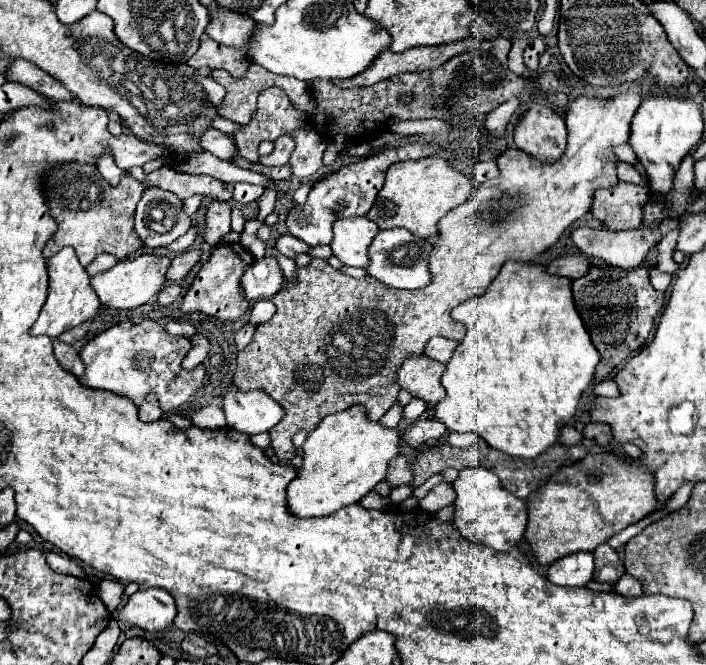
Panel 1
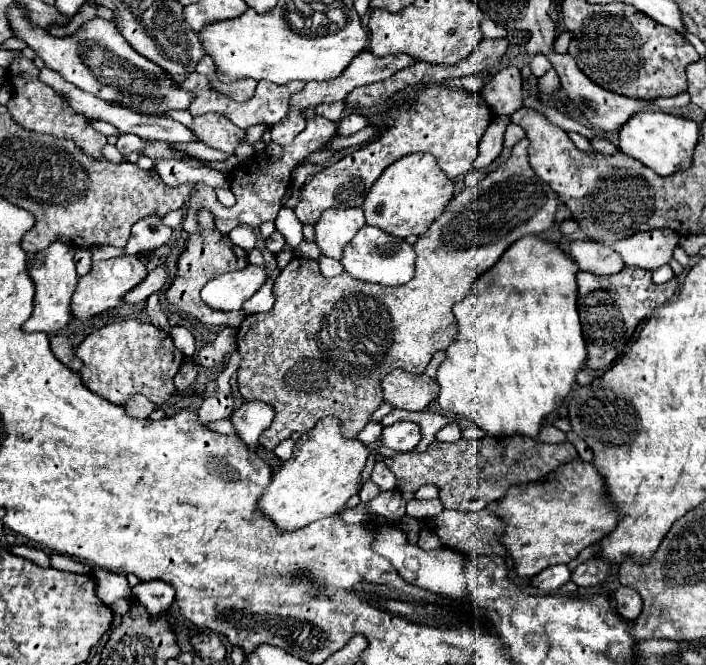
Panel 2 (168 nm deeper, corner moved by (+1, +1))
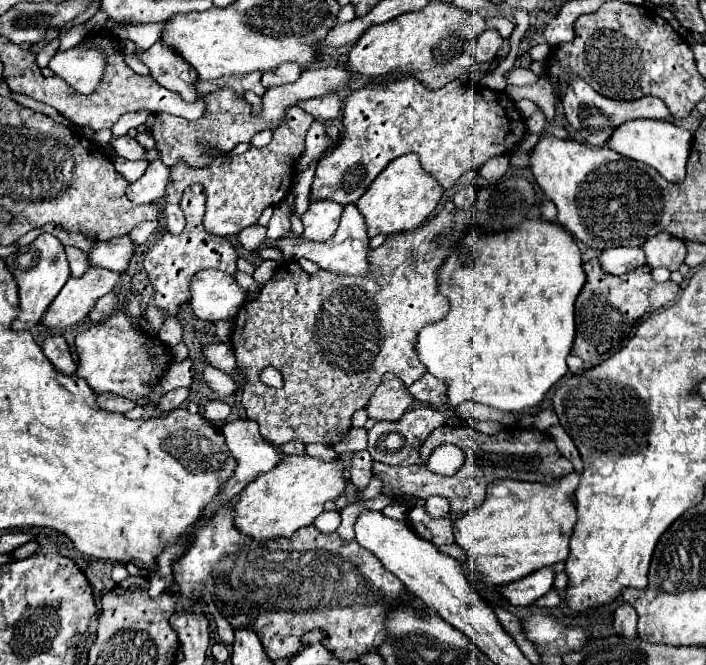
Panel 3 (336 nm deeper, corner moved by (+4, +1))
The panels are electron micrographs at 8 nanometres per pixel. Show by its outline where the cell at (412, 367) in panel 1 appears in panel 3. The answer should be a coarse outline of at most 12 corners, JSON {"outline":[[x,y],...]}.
{"outline":[[383,375],[367,411],[377,421],[397,421],[415,403],[405,383]]}

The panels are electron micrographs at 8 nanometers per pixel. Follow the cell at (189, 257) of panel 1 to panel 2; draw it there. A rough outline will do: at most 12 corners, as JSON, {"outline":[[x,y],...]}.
{"outline":[[156,267],[122,303],[142,303],[166,283],[168,271]]}

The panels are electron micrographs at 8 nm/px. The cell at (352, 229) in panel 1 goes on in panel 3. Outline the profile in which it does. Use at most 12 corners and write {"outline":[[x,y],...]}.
{"outline":[[311,203],[303,237],[329,241],[339,229],[343,205]]}

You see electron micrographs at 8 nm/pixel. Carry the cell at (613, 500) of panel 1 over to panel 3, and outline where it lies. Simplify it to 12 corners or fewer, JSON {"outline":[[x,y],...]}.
{"outline":[[573,471],[491,483],[455,521],[487,585],[565,561]]}

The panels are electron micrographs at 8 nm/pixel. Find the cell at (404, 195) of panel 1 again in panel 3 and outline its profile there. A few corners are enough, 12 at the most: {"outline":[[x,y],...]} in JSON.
{"outline":[[407,153],[355,203],[369,237],[423,225],[443,187]]}

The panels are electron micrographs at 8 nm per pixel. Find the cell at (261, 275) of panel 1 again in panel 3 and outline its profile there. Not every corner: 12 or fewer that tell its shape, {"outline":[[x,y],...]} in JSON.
{"outline":[[195,275],[189,303],[203,321],[231,321],[245,303],[233,275]]}

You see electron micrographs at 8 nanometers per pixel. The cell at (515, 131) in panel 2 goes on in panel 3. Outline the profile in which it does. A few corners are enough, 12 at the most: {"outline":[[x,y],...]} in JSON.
{"outline":[[509,153],[491,157],[479,175],[487,181],[503,177],[509,167]]}

